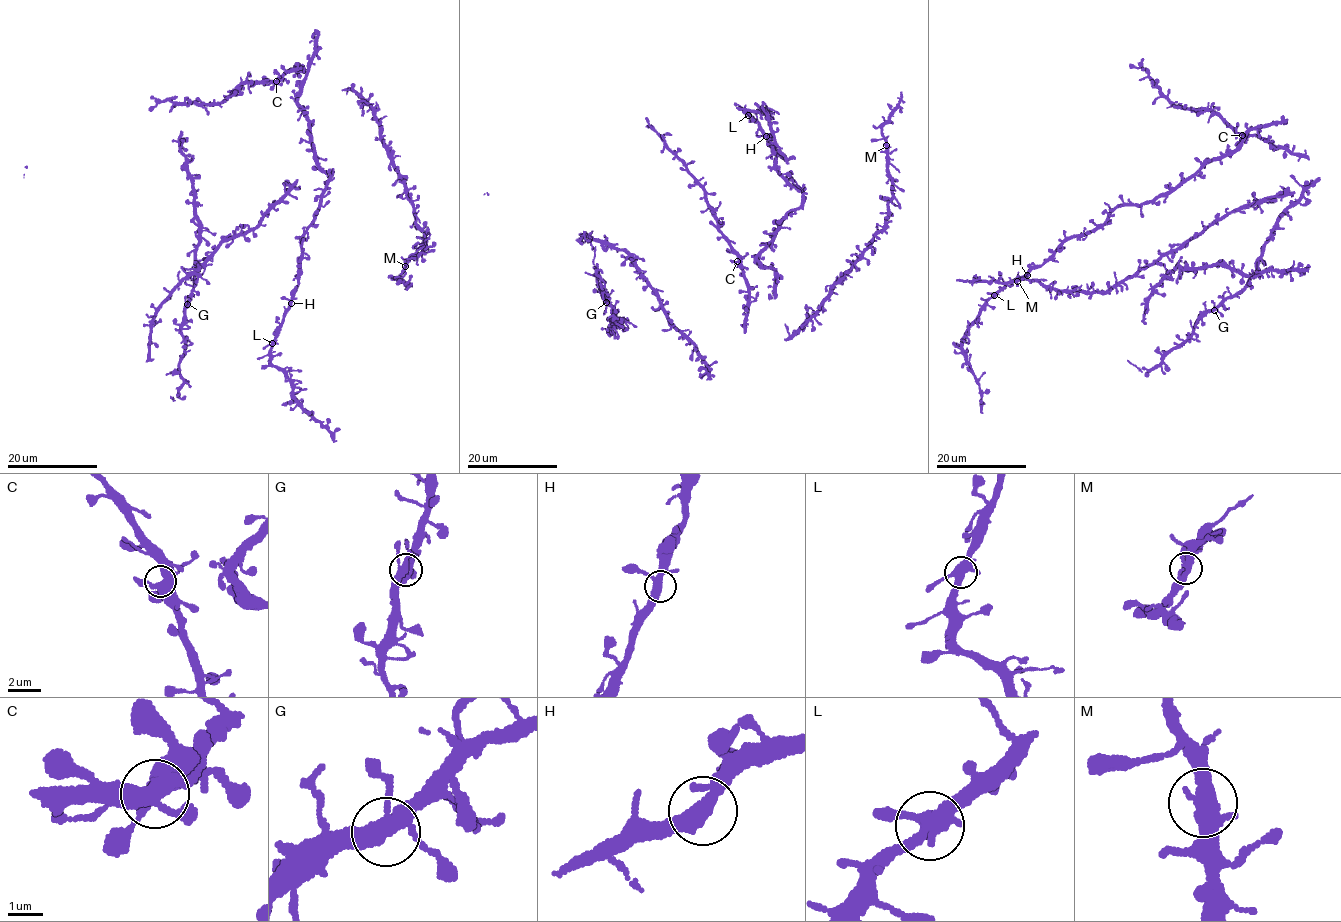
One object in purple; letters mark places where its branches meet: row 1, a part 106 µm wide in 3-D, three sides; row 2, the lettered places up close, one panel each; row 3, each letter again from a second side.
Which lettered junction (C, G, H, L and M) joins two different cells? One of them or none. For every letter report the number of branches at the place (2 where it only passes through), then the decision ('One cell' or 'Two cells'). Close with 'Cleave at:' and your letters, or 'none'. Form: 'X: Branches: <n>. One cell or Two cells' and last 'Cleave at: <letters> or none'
C: Branches: 4. One cell
G: Branches: 4. One cell
H: Branches: 4. One cell
L: Branches: 4. One cell
M: Branches: 4. One cell
Cleave at: none

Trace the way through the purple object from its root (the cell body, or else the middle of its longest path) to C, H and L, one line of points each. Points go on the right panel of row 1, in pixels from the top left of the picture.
C: (1254, 136), (1242, 135)
H: (1254, 136), (1226, 154), (1213, 157), (1153, 200), (1121, 204), (1105, 222), (1072, 235), (1027, 275)
L: (1254, 136), (1226, 154), (1213, 157), (1153, 200), (1121, 204), (1105, 222), (1072, 235), (1041, 265), (994, 295)

